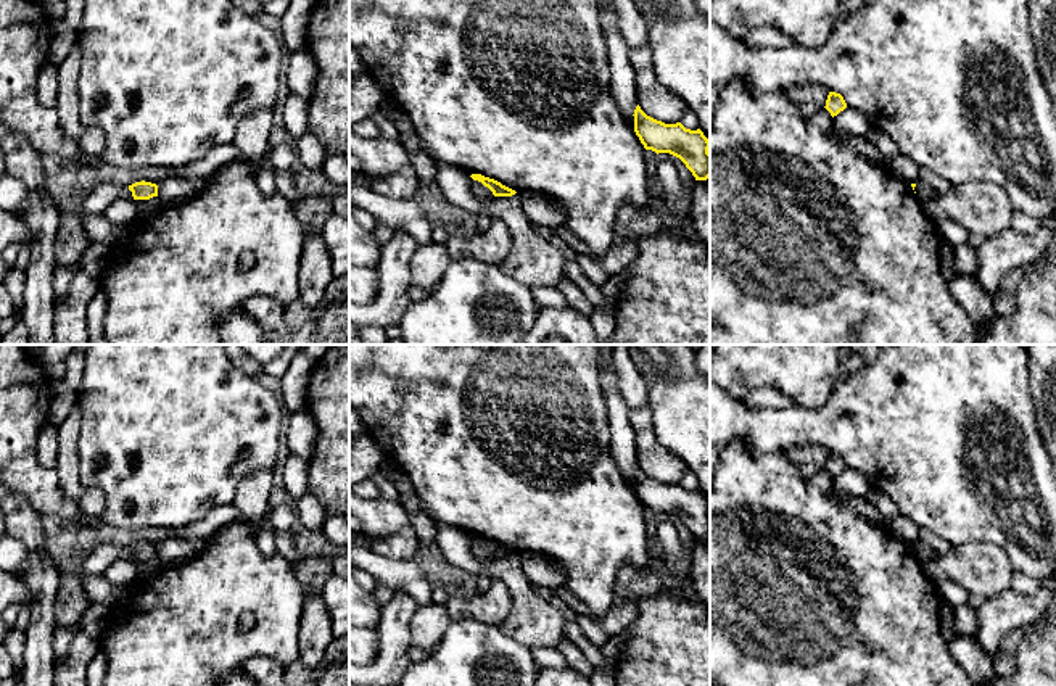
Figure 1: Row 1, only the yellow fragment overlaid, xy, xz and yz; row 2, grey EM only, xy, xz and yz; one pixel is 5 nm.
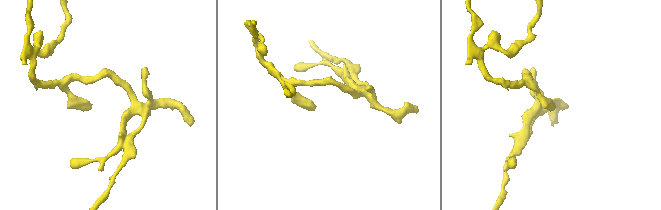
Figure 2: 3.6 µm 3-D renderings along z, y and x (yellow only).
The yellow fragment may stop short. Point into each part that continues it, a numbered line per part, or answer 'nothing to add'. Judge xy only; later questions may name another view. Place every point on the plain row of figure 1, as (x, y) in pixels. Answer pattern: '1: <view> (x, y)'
nothing to add

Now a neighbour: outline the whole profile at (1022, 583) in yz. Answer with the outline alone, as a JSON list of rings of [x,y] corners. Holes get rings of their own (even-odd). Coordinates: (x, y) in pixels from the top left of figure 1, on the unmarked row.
[[[1014,572],[1011,589],[1022,596],[1035,596],[1042,588],[1042,581],[1022,573]]]

